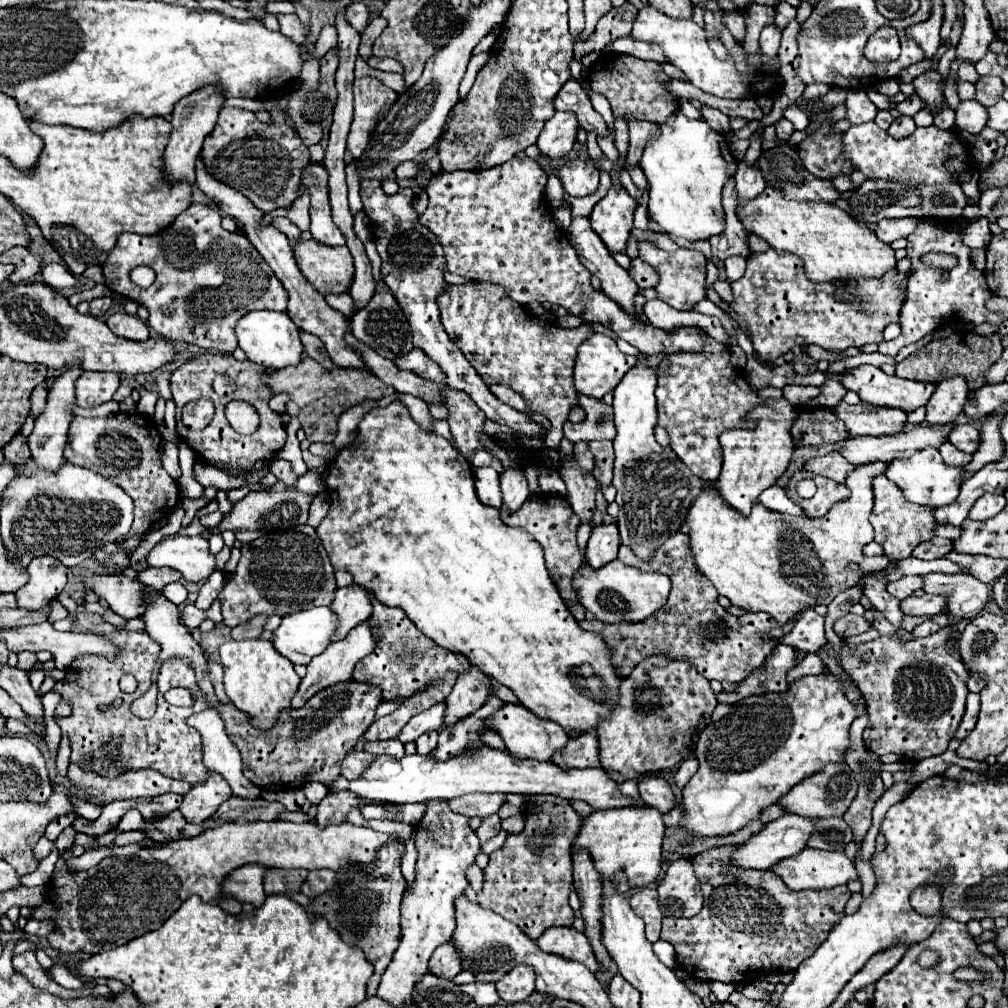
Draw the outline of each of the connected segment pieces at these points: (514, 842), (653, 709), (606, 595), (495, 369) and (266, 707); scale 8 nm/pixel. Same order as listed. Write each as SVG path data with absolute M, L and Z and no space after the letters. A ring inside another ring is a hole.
M529 796L525 806L525 830L521 834L509 834L503 848L489 856L489 864L483 870L485 884L483 890L477 894L479 904L497 912L499 916L517 924L525 934L537 940L547 928L553 926L573 926L573 910L569 906L569 892L571 892L571 846L577 836L579 828L579 814L569 806L569 800L555 798L555 796Z
M651 654L649 658L643 658L643 662L637 664L627 678L621 680L619 706L615 706L607 718L599 720L597 736L603 770L615 782L625 782L639 774L673 768L681 760L695 754L697 738L701 730L705 730L705 726L709 724L715 706L717 698L709 688L709 680L705 680L705 676L693 670L689 662L669 658L667 654Z
M619 560L609 562L601 570L593 570L591 566L579 568L573 584L579 590L579 602L585 606L585 610L593 612L593 616L605 624L643 622L667 602L671 590L671 580L667 574L633 568Z
M473 282L463 286L447 286L443 294L437 296L437 306L441 310L441 324L449 338L457 344L457 348L465 354L465 358L471 362L471 366L477 370L477 374L483 378L487 386L491 384L505 384L513 388L517 394L521 394L527 402L527 406L543 414L551 422L551 430L545 434L545 446L547 448L559 448L559 442L563 440L563 424L569 418L569 412L579 406L577 402L577 390L573 386L573 366L577 358L577 348L581 342L585 342L593 332L591 324L581 324L577 328L565 330L547 322L541 322L537 316L531 316L525 312L525 308L511 298L507 298L501 290L501 286L487 284L487 282Z
M253 638L253 640L227 640L219 648L219 658L225 668L225 692L231 702L247 712L255 726L269 728L275 724L279 710L289 708L289 702L301 682L293 664L281 656L271 640Z

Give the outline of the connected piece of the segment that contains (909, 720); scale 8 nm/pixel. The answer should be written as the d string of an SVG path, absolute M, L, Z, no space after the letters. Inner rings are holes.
M957 624L945 626L933 636L903 640L899 634L879 636L857 648L843 646L839 664L859 686L867 702L869 724L863 732L865 746L883 756L895 752L901 760L919 762L941 756L965 714L967 678L963 662L945 648L957 632Z

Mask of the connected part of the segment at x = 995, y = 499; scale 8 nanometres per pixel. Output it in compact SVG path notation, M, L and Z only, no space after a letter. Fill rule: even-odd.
M983 494L971 508L969 518L973 520L987 520L999 514L999 510L1005 506L1003 494Z

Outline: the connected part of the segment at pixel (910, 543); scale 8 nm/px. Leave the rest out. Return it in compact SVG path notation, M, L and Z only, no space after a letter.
M877 476L873 480L873 490L875 490L875 508L871 514L871 524L875 528L875 540L885 548L885 556L889 560L907 558L917 544L933 536L933 528L935 528L935 520L931 516L933 510L929 506L921 506L905 500L897 484L887 480L885 476Z

